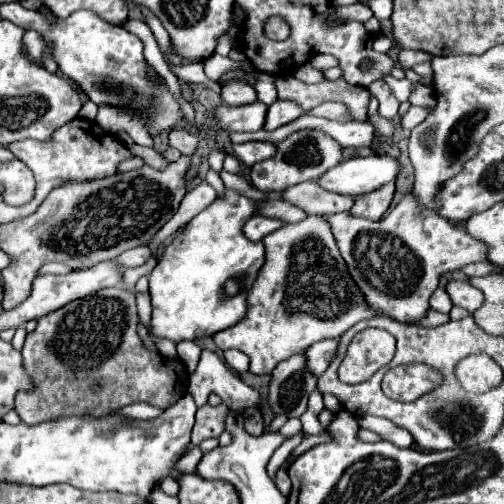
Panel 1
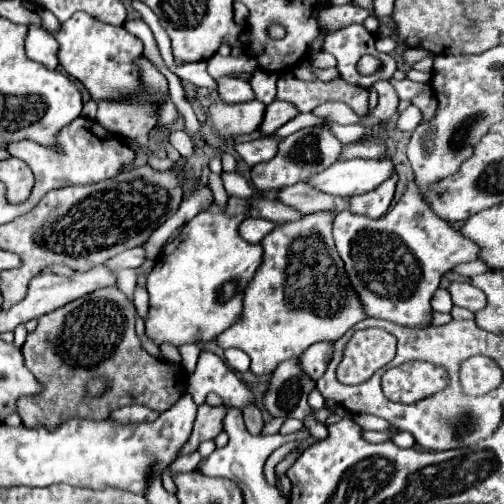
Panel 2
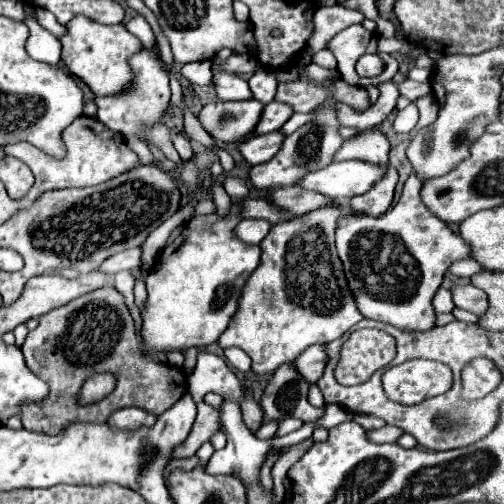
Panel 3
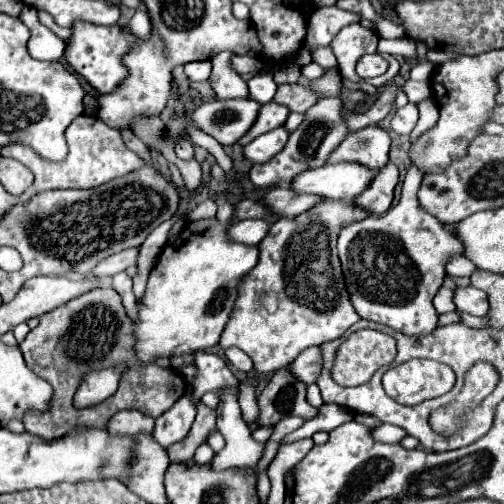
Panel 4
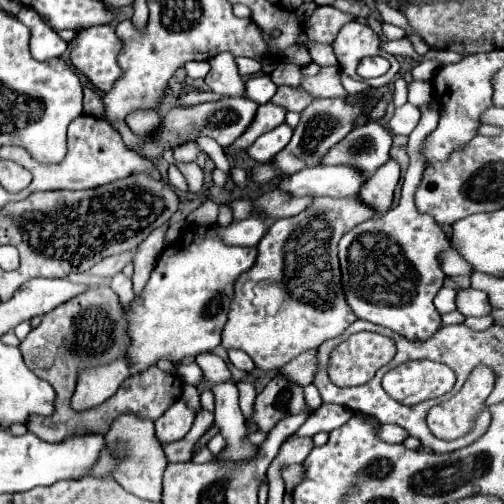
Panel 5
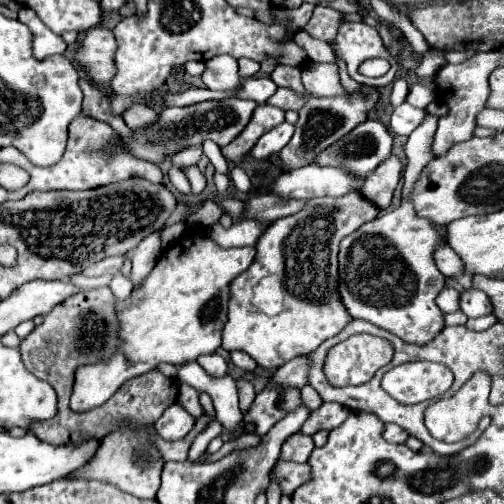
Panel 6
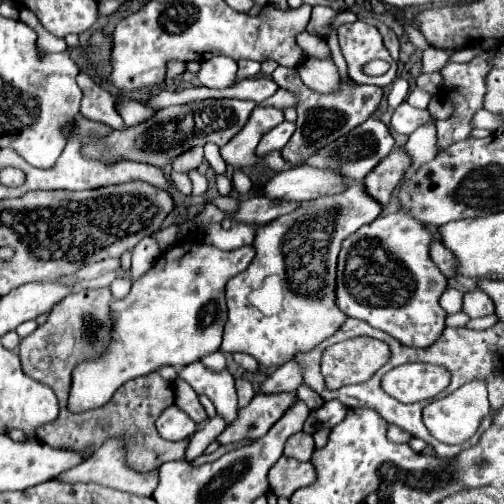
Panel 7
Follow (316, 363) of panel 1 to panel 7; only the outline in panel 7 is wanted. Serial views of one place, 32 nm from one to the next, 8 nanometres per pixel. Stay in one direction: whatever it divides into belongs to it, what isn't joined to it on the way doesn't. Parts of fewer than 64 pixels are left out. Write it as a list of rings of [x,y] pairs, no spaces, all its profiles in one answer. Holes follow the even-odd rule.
[[[290,360],[286,362],[284,366],[276,368],[268,378],[266,382],[262,384],[260,392],[292,392],[296,390],[298,386],[304,384],[304,378],[302,378],[302,368],[296,360]]]

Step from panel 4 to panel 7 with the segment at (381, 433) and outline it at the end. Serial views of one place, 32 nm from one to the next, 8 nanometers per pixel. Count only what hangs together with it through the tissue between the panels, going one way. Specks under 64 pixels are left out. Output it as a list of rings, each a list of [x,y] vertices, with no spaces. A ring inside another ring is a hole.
[[[388,426],[388,432],[386,432],[386,438],[390,440],[390,442],[408,442],[410,440],[410,434],[408,432],[404,432],[402,428],[396,428],[396,426]]]

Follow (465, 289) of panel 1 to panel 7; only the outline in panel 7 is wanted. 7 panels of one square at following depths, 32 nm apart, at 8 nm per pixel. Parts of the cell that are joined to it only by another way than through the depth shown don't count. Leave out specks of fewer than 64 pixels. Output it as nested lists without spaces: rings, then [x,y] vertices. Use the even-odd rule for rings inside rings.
[[[472,290],[464,294],[462,300],[462,312],[466,312],[470,318],[482,318],[488,314],[494,314],[494,304],[482,290]]]

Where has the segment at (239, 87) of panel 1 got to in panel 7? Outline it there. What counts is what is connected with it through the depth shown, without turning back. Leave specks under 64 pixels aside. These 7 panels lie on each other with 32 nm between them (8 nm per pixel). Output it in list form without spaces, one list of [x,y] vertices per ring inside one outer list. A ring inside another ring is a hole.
[[[214,56],[202,62],[202,70],[198,72],[198,80],[208,88],[228,88],[228,84],[236,84],[236,60],[228,56]]]

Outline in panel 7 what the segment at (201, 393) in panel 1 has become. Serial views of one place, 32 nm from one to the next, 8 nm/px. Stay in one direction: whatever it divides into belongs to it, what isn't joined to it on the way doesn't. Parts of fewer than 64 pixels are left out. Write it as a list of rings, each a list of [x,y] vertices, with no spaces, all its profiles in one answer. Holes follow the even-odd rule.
[[[212,352],[212,354],[204,356],[204,360],[200,360],[200,362],[202,362],[206,368],[216,370],[216,372],[220,372],[220,370],[224,370],[224,368],[226,368],[226,360],[224,360],[222,352]]]

